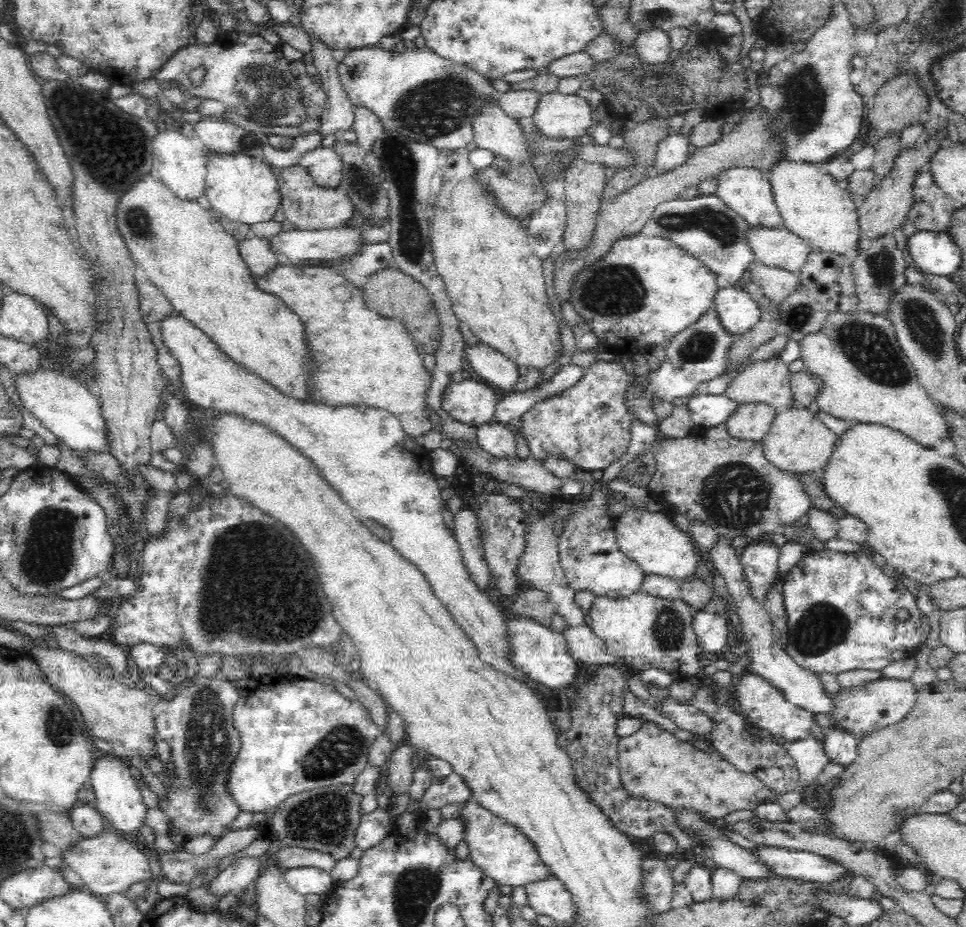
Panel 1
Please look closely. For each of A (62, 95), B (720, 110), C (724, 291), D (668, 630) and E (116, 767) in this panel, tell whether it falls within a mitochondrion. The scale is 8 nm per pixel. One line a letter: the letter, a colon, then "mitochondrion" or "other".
A: mitochondrion
B: other
C: other
D: mitochondrion
E: other

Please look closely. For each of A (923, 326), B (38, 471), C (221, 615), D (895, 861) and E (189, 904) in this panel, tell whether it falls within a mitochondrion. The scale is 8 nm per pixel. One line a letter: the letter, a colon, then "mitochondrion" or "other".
A: mitochondrion
B: other
C: mitochondrion
D: other
E: other

